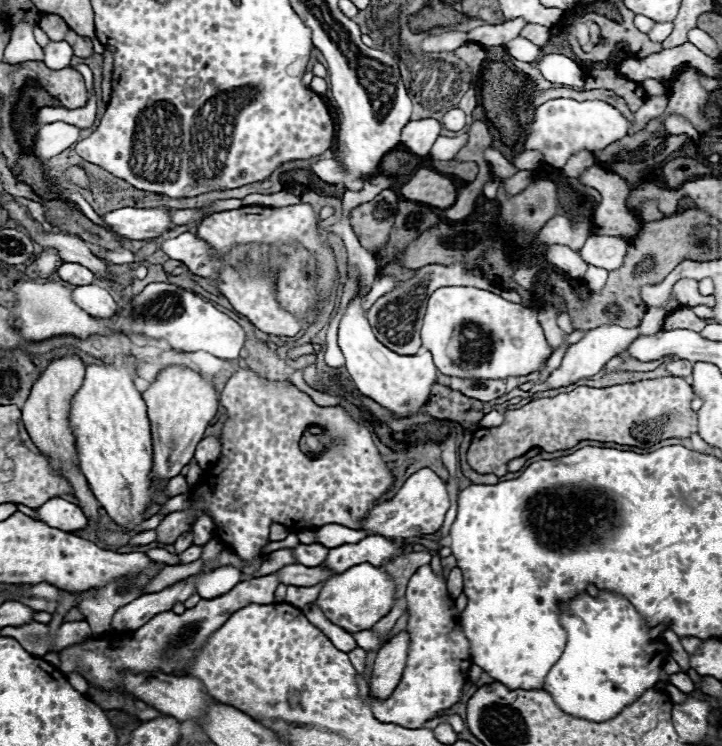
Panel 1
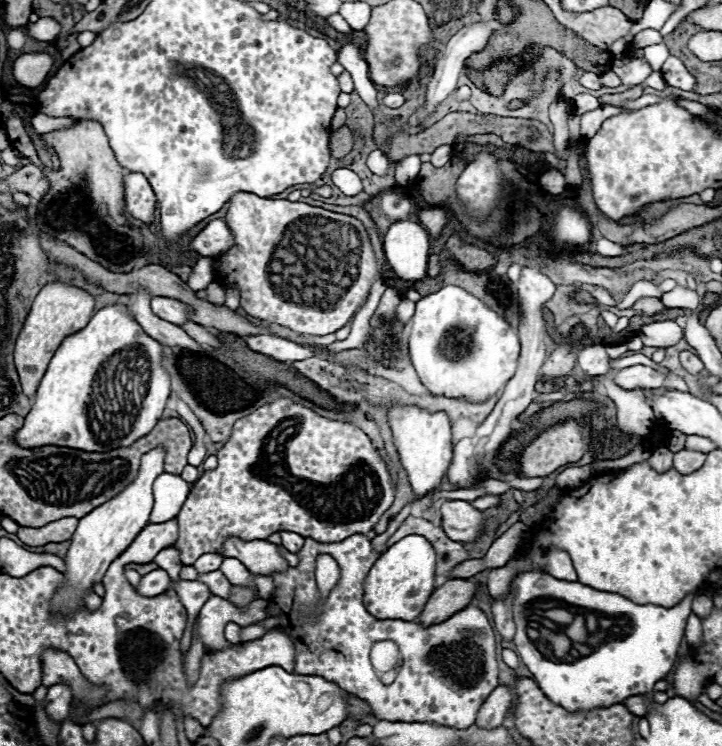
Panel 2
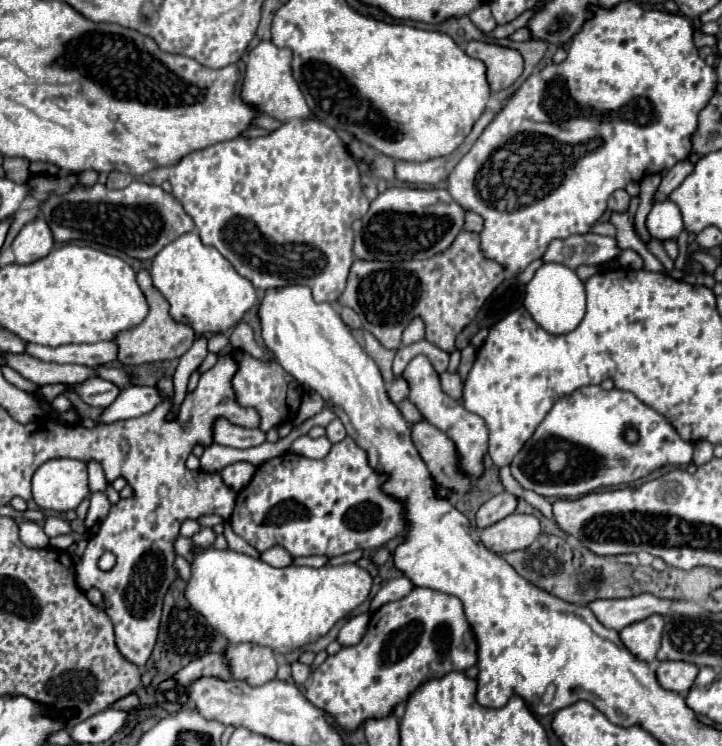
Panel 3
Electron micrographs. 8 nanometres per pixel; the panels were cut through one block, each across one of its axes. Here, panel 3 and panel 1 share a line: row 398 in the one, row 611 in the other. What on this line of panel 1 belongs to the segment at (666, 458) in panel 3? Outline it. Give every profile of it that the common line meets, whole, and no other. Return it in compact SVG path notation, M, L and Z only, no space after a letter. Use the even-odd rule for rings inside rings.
M598 590L598 596L590 596L588 592L582 592L568 602L560 602L560 624L568 634L568 642L560 660L546 674L542 690L546 690L558 708L566 710L566 714L586 718L588 722L606 722L610 718L616 718L626 706L630 706L630 702L638 700L642 692L654 688L654 684L660 680L658 674L662 674L666 658L670 656L670 646L666 642L652 640L652 628L646 624L640 612L620 594Z

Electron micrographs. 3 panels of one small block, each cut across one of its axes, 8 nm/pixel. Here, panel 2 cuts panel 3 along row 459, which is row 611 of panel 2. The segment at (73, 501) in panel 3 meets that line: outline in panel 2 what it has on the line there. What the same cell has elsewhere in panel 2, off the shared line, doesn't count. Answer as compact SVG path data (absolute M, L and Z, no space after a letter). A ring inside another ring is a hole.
M158 446L152 448L150 452L146 452L142 456L142 464L138 470L138 476L120 492L116 494L112 500L104 502L102 506L94 508L90 514L86 514L74 536L72 536L72 544L70 550L66 554L66 566L68 572L64 574L66 578L66 586L60 588L52 600L52 610L54 612L70 612L80 608L84 602L84 590L92 588L92 582L100 582L104 572L108 570L110 562L114 558L118 558L132 542L134 538L140 534L140 530L148 524L150 512L152 512L152 484L154 480L164 472L164 458L166 458L166 448Z

